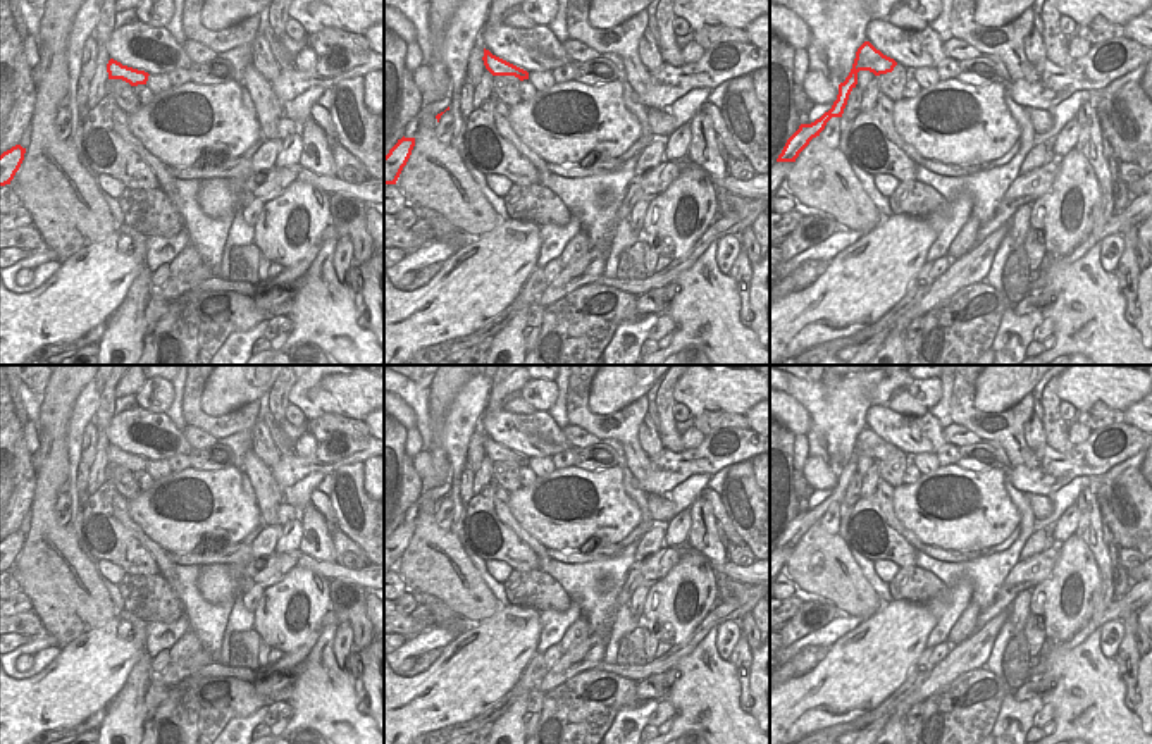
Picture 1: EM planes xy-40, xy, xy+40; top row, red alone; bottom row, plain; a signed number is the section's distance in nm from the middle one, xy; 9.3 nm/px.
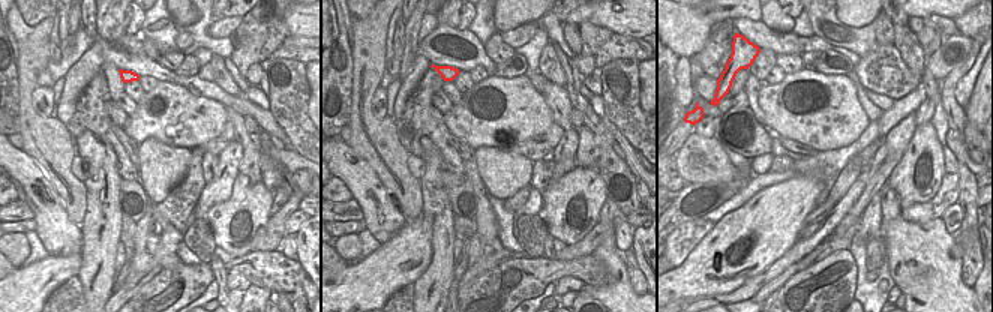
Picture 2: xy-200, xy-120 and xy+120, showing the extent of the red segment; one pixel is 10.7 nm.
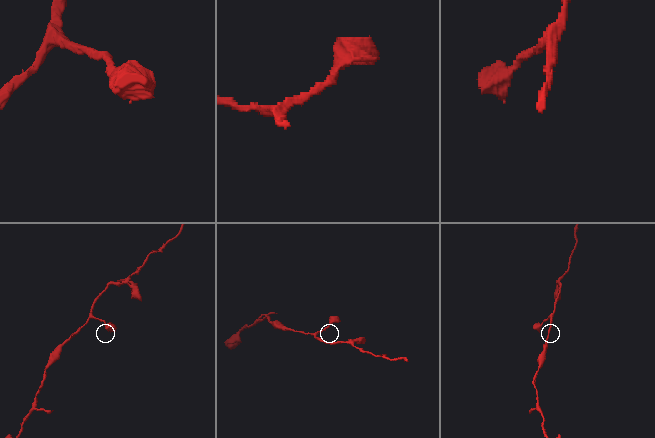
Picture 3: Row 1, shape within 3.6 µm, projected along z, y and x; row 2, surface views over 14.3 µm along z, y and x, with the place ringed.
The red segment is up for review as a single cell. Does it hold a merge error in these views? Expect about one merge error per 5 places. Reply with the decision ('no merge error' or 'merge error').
no merge error

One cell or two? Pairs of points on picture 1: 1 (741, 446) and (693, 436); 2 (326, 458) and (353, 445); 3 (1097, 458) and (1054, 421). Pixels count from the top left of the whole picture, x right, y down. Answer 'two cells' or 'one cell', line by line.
1: two cells
2: one cell
3: two cells

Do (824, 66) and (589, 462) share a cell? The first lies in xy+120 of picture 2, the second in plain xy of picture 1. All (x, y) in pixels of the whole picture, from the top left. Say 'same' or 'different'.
same

